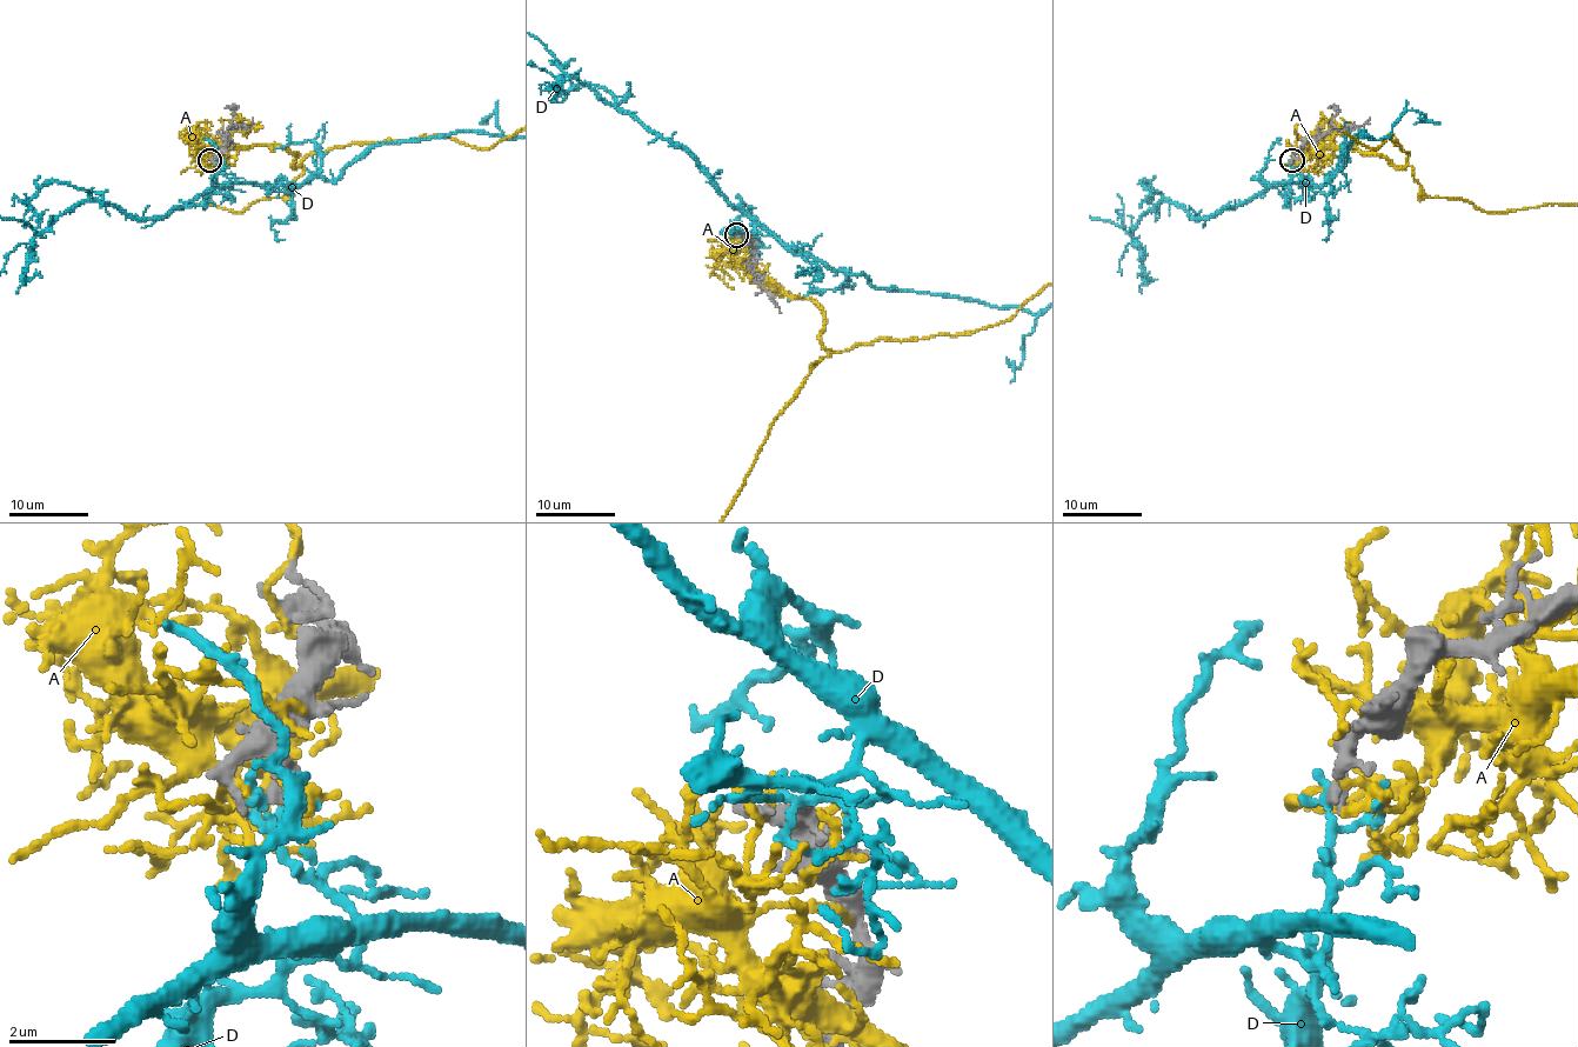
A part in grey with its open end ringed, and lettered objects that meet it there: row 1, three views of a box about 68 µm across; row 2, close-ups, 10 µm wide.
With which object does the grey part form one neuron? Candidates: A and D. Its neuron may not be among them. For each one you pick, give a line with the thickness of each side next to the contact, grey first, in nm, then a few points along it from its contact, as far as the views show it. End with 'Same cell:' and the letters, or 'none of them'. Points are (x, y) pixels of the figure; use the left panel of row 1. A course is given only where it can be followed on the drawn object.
Same cell: none of them

